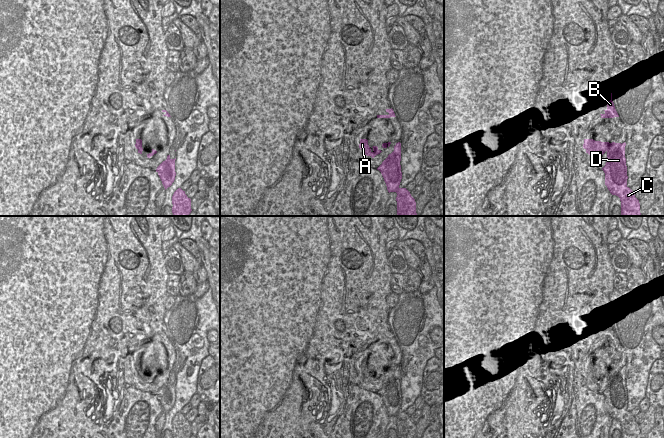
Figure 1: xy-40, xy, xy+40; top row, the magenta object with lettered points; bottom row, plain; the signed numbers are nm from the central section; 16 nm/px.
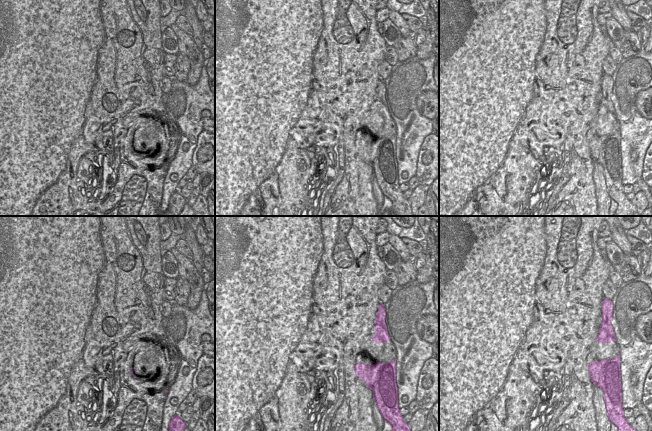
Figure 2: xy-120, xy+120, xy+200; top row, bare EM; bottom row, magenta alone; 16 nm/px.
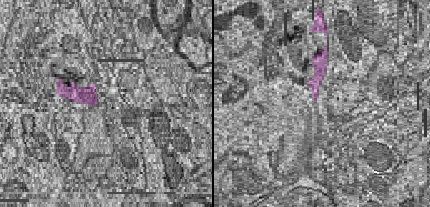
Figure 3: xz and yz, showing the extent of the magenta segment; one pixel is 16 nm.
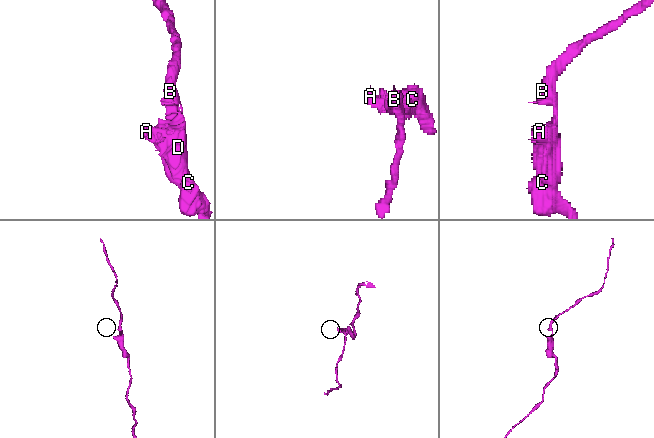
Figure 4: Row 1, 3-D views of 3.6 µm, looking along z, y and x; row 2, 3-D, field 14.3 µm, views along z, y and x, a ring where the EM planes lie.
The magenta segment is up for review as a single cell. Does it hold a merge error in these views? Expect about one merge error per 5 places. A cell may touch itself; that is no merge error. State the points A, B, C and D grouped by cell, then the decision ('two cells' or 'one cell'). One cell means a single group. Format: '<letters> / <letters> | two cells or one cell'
A B C D | one cell

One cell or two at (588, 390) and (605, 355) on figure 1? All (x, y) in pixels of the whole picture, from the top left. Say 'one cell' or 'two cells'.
one cell

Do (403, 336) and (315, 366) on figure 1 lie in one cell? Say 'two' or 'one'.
two

